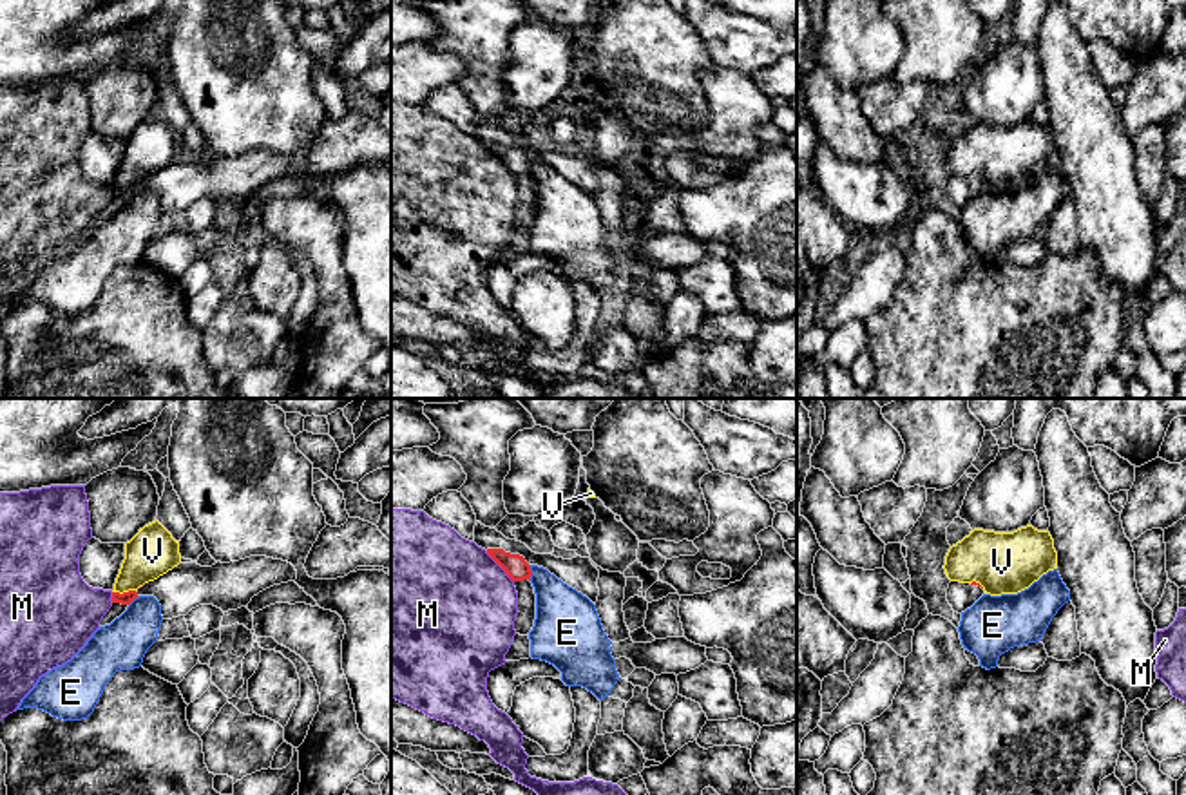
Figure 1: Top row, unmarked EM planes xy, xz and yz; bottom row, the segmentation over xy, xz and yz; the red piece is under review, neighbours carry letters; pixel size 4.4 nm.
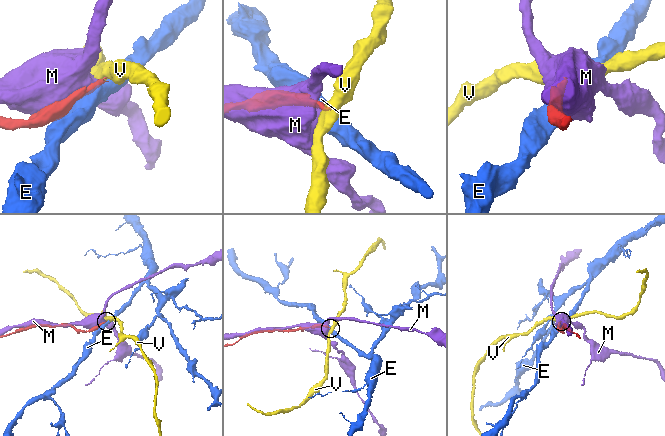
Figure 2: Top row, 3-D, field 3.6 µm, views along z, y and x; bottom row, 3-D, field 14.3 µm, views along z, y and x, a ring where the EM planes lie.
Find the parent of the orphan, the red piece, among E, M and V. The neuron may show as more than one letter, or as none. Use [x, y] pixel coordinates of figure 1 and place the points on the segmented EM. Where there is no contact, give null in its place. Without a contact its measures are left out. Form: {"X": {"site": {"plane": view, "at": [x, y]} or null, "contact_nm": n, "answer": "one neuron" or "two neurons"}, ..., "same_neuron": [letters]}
{"E": {"site": {"plane": "xz", "at": [531, 573]}, "contact_nm": 70, "answer": "two neurons"}, "M": {"site": {"plane": "xz", "at": [500, 565]}, "contact_nm": 190, "answer": "two neurons"}, "V": {"site": {"plane": "xy", "at": [124, 593]}, "contact_nm": 110, "answer": "two neurons"}, "same_neuron": []}

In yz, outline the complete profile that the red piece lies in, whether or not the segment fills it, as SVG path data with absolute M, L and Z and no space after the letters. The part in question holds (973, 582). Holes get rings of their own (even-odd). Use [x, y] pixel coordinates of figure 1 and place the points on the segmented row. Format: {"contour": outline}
{"contour": "M951 581L947 589L947 601L954 612L961 614L967 608L971 608L983 594L985 590L976 581L972 583Z"}

